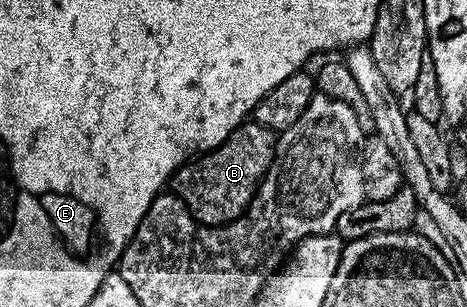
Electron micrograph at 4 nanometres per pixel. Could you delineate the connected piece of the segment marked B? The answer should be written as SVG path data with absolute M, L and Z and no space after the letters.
M248 122L229 139L228 143L221 144L213 152L203 153L199 157L199 164L181 167L175 173L175 193L187 204L197 223L219 226L247 213L256 191L269 179L277 163L276 140L277 133L271 132L261 124Z

